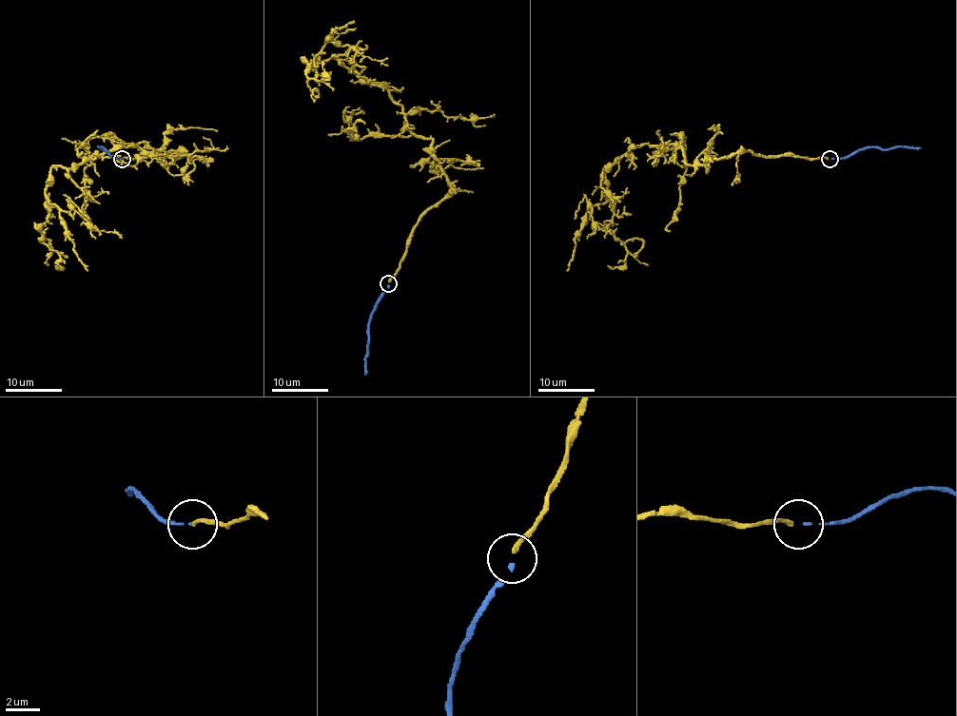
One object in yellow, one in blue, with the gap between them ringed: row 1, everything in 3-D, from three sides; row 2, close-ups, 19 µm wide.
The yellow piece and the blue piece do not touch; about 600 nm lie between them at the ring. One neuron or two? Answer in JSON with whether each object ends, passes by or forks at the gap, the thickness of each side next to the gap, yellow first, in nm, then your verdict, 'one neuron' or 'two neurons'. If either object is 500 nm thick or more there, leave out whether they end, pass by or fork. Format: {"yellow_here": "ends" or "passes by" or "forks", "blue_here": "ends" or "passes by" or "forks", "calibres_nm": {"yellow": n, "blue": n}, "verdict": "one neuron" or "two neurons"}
{"yellow_here": "ends", "blue_here": "ends", "calibres_nm": {"yellow": 220, "blue": 150}, "verdict": "one neuron"}

